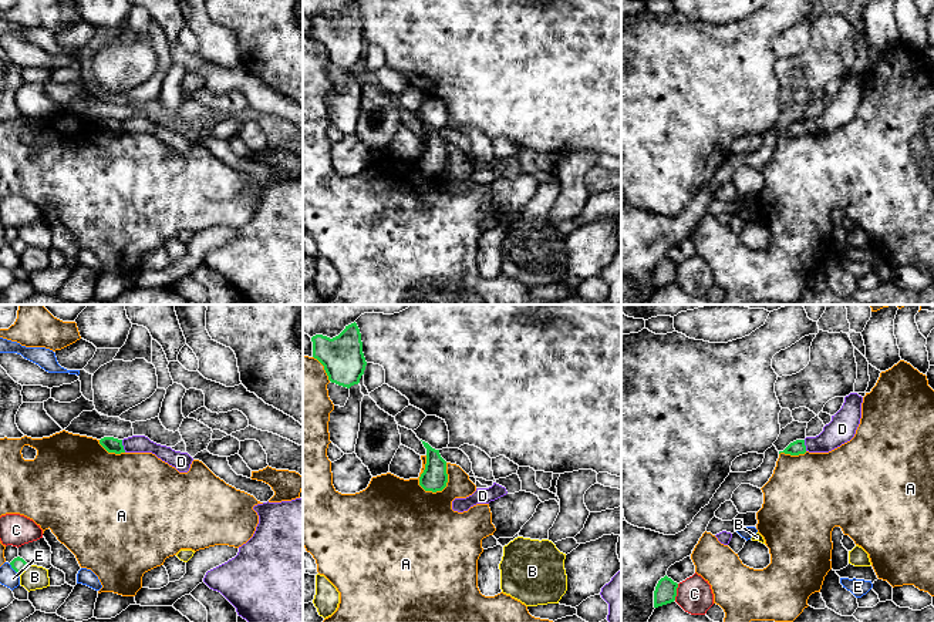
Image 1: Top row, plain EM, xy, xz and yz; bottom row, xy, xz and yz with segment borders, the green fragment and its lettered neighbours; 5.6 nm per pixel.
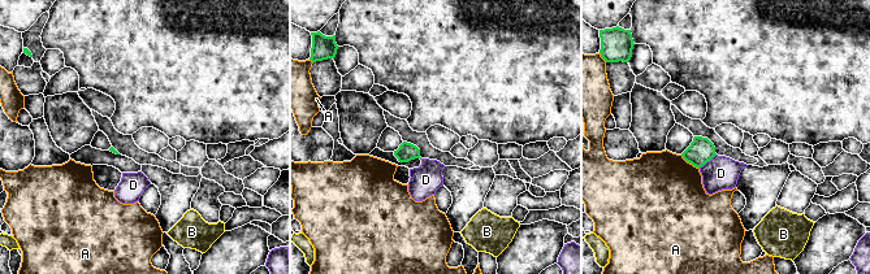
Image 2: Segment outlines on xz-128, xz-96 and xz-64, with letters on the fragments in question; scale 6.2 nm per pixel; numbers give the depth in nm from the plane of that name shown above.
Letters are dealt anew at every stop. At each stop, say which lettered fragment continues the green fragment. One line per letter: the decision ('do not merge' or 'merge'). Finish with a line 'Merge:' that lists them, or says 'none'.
A: do not merge
B: do not merge
C: do not merge
D: do not merge
E: do not merge
Merge: none

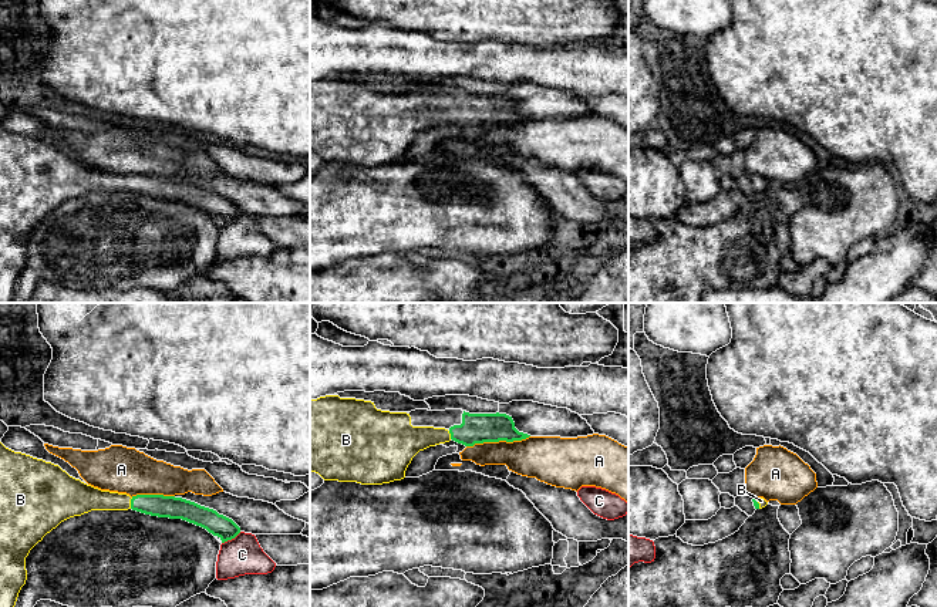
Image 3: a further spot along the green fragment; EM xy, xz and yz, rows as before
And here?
A: do not merge
B: merge
C: do not merge
Merge: B

